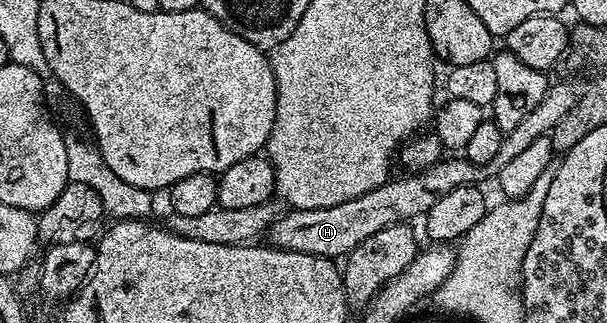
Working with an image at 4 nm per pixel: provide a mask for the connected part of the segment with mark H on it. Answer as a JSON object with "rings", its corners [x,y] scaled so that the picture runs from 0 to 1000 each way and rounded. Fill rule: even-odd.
{"rings":[[[911,251],[904,263],[886,334],[860,368],[853,396],[835,406],[827,433],[827,458],[807,495],[807,508],[781,508],[774,492],[763,483],[731,483],[725,498],[700,526],[672,533],[667,551],[647,548],[629,567],[623,582],[590,607],[583,619],[570,619],[563,632],[550,632],[544,644],[517,644],[516,650],[476,647],[474,666],[456,672],[455,684],[438,715],[438,749],[443,762],[453,762],[458,774],[478,780],[498,780],[511,793],[530,793],[560,805],[572,793],[578,774],[590,768],[616,718],[629,718],[638,700],[656,700],[677,690],[677,675],[697,678],[735,607],[735,594],[748,594],[756,576],[783,576],[797,570],[802,551],[822,554],[827,520],[840,508],[871,446],[880,433],[901,427],[909,399],[946,334],[952,300],[951,269],[942,269],[936,254]]]}

